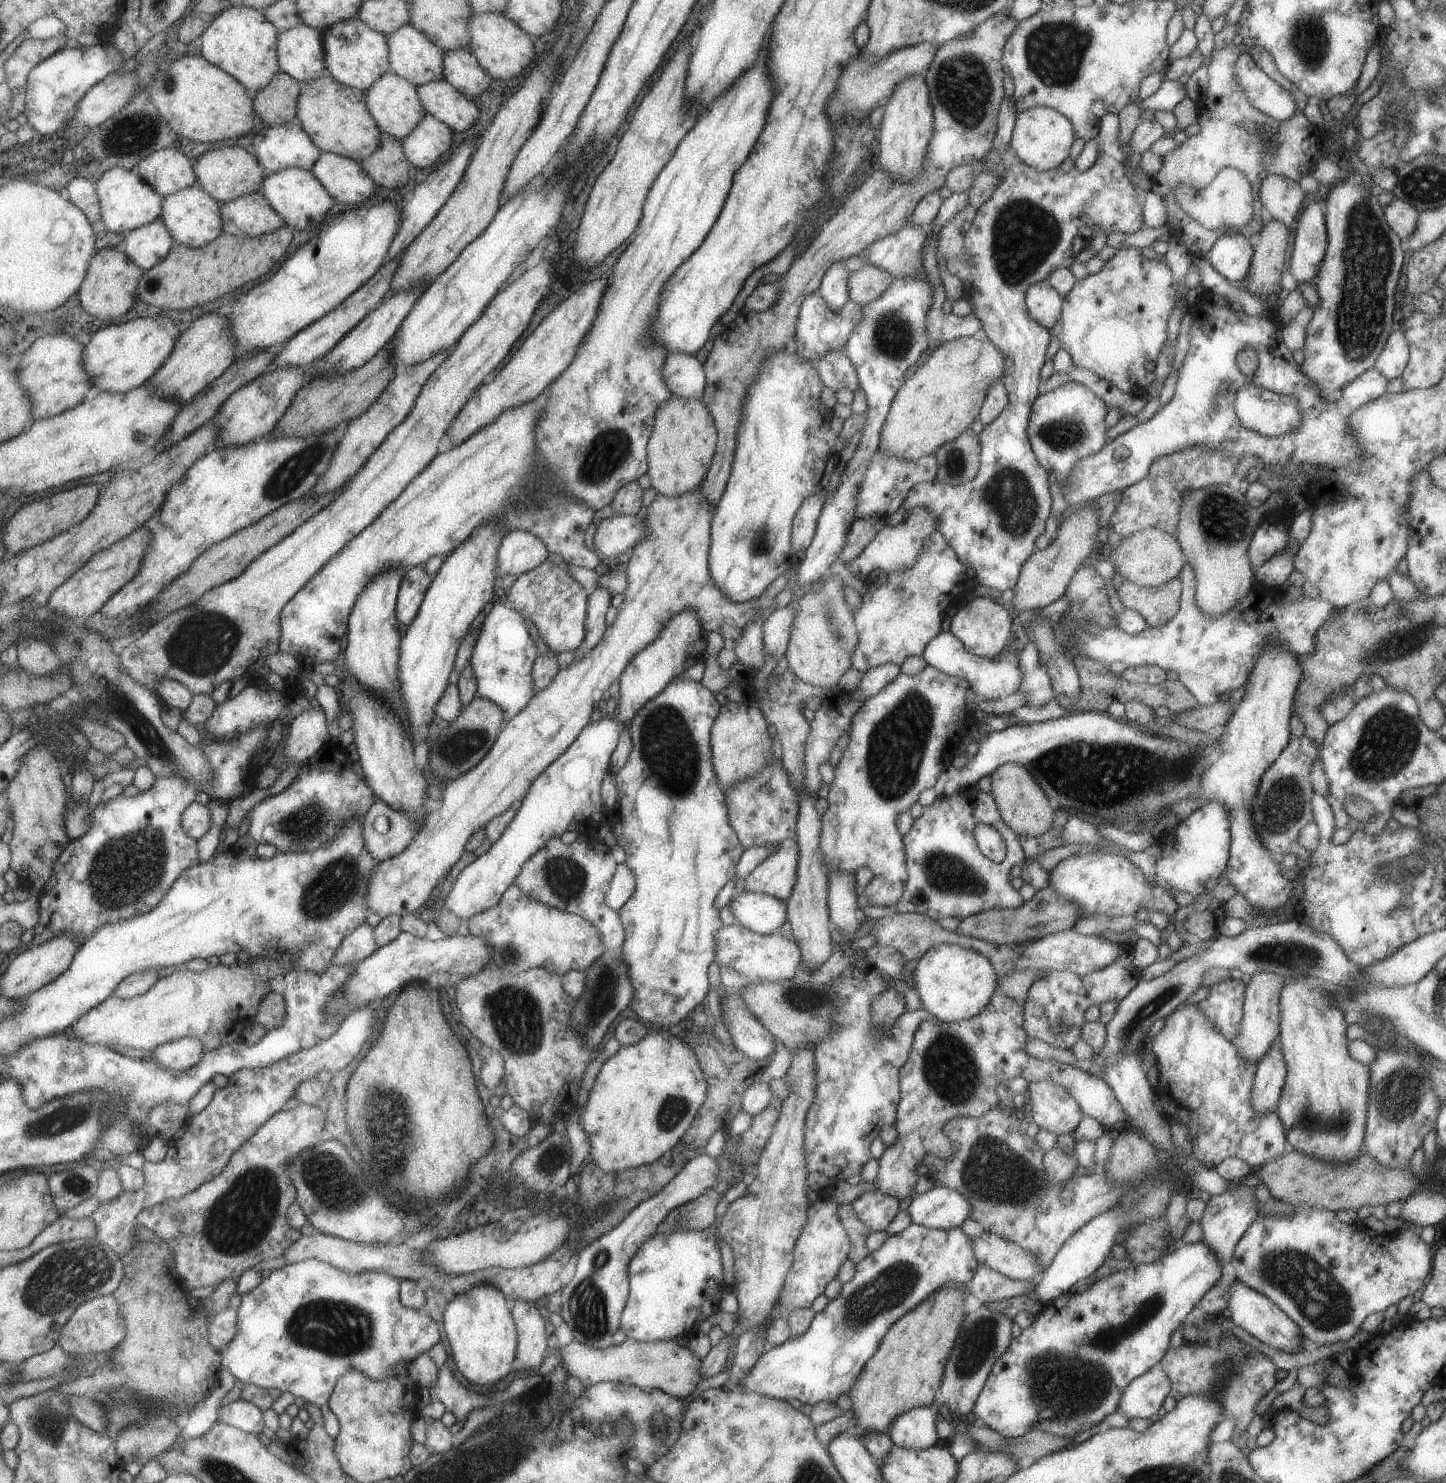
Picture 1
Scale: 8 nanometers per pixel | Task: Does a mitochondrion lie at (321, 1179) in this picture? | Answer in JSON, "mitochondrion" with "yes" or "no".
{"mitochondrion":"yes"}

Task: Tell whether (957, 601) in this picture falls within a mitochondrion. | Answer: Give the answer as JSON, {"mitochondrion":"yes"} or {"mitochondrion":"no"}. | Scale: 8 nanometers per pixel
{"mitochondrion":"no"}

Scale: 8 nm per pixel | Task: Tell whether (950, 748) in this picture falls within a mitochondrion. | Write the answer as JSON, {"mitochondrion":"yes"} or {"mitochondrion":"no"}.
{"mitochondrion":"yes"}

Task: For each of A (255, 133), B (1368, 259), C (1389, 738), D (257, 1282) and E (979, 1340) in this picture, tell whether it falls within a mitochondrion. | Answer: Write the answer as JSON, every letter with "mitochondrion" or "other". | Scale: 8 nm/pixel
{"A":"other","B":"mitochondrion","C":"mitochondrion","D":"other","E":"mitochondrion"}

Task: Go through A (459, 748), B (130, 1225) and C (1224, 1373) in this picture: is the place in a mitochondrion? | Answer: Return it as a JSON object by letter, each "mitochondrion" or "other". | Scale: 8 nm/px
{"A":"mitochondrion","B":"other","C":"mitochondrion"}

